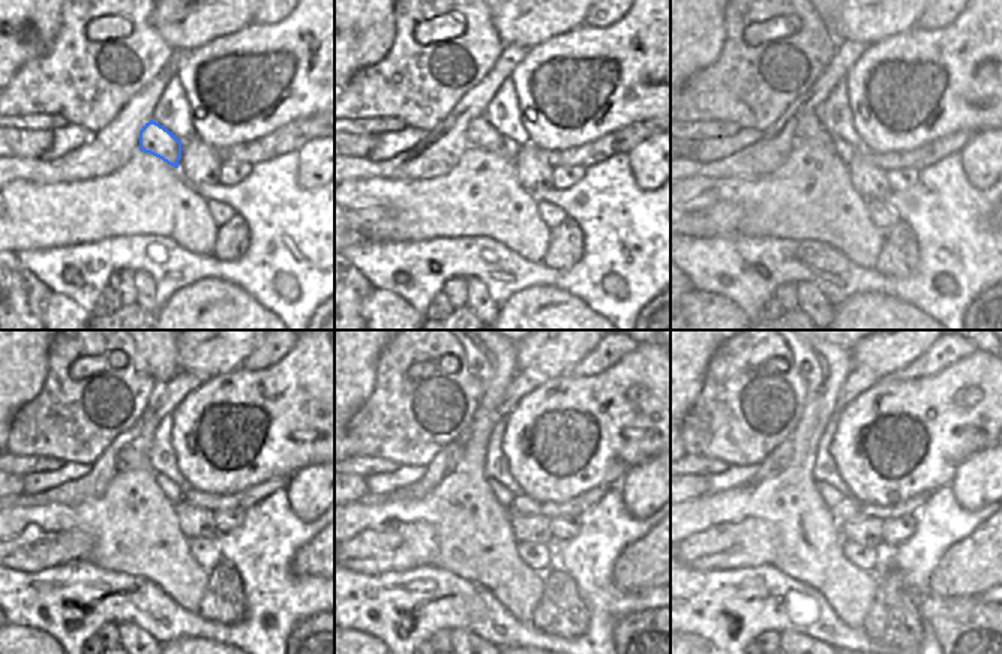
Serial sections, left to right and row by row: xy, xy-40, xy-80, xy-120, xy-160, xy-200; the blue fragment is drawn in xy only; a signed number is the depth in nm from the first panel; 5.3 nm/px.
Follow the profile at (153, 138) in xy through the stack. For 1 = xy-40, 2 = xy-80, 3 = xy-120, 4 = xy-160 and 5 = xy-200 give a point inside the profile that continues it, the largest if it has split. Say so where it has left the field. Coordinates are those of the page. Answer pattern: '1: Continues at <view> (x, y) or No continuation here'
1: Continues at xy-40 (480, 132)
2: Continues at xy-80 (809, 128)
3: Continues at xy-120 (135, 455)
4: Continues at xy-160 (453, 452)
5: Continues at xy-200 (780, 456).

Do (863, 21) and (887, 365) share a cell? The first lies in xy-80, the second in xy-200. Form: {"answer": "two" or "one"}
{"answer": "one"}

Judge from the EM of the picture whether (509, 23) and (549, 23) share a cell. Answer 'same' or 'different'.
same

